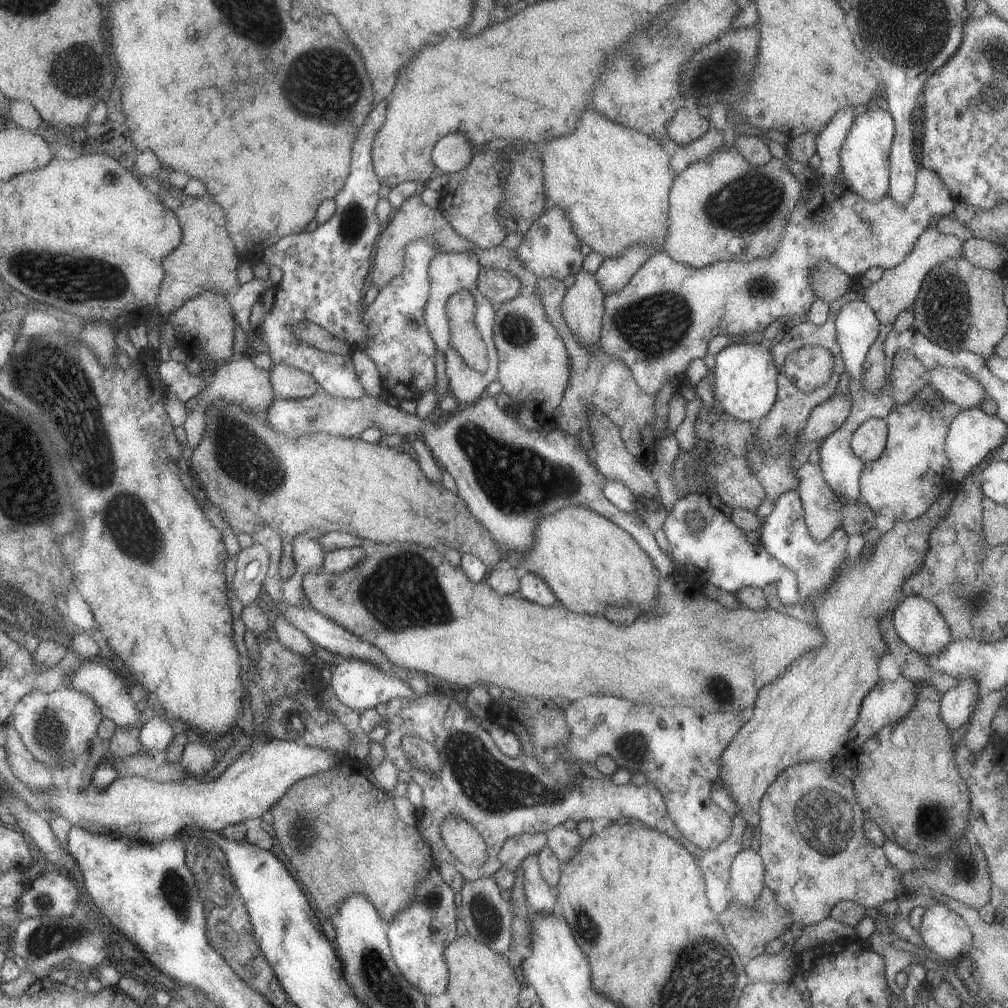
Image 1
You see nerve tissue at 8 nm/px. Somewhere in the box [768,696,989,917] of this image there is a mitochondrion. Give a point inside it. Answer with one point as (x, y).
(824, 817)

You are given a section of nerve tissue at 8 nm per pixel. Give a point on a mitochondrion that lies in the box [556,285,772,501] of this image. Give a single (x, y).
(655, 327)

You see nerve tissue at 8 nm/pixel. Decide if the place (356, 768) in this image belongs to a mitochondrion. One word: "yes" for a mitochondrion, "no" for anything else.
no

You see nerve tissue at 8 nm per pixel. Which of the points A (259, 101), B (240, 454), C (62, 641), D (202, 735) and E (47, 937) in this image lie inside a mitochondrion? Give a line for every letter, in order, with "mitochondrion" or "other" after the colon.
A: other
B: mitochondrion
C: other
D: other
E: mitochondrion

